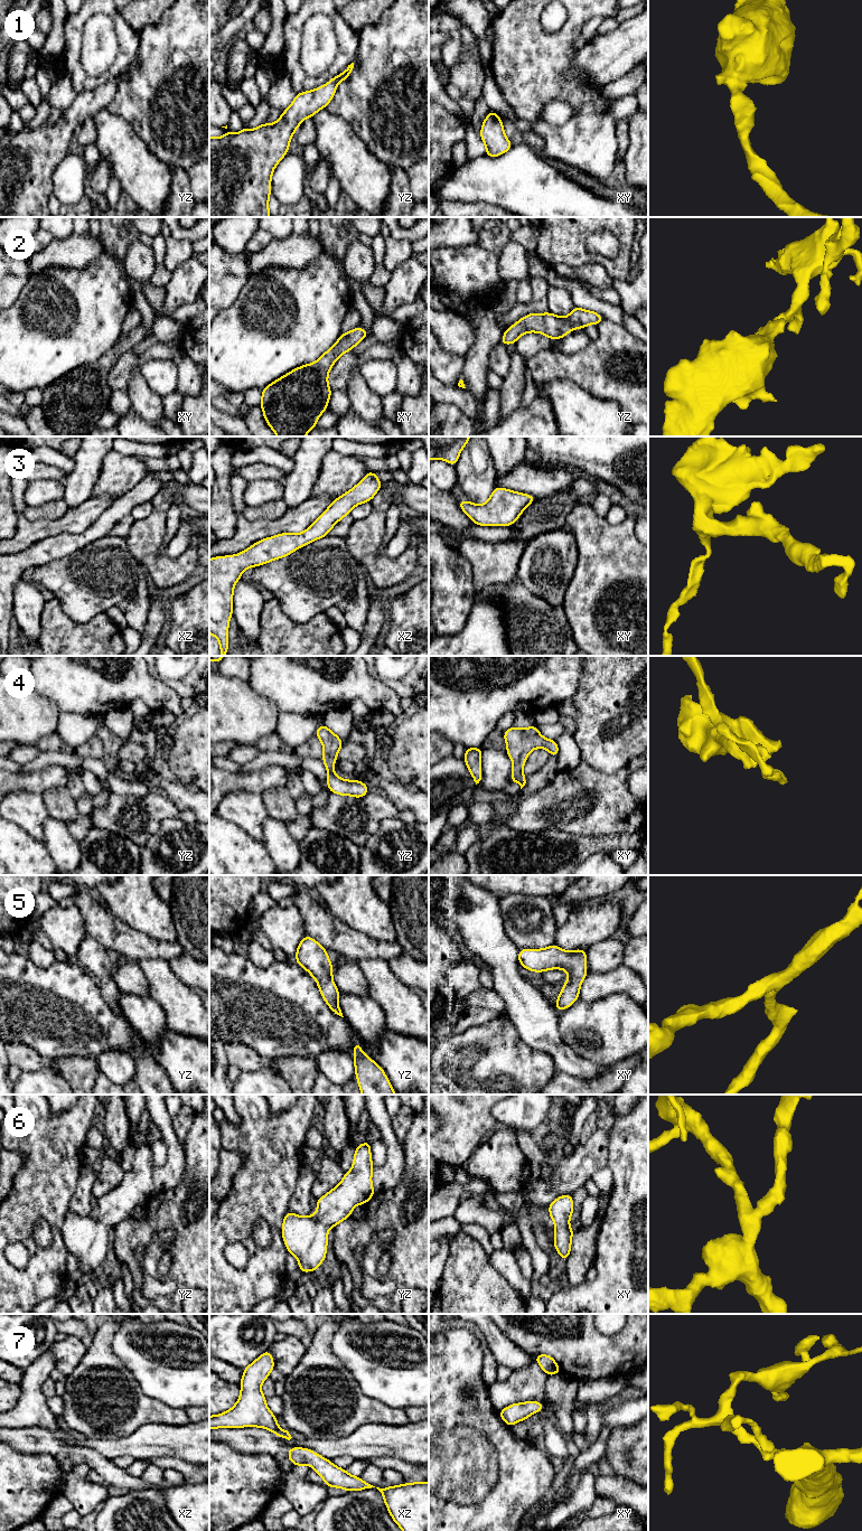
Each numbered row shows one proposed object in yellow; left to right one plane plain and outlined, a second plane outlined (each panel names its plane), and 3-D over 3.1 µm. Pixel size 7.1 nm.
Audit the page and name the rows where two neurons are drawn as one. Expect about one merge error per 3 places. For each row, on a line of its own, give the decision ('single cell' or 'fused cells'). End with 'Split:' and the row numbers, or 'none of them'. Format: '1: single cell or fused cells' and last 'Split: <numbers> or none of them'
1: single cell
2: single cell
3: single cell
4: single cell
5: single cell
6: single cell
7: single cell
Split: none of them

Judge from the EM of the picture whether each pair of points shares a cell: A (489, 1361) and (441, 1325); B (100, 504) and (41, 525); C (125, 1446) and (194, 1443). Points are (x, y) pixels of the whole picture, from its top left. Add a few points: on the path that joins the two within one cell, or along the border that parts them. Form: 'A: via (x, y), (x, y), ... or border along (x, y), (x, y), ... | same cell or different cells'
A: via (484, 1345), (480, 1335), (472, 1327), (457, 1325) | same cell
B: via (85, 515), (67, 524), (56, 525) | same cell
C: via (142, 1444), (177, 1443) | same cell

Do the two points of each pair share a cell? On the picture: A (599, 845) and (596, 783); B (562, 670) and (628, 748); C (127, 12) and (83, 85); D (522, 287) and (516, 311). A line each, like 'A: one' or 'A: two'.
A: two
B: two
C: two
D: two

